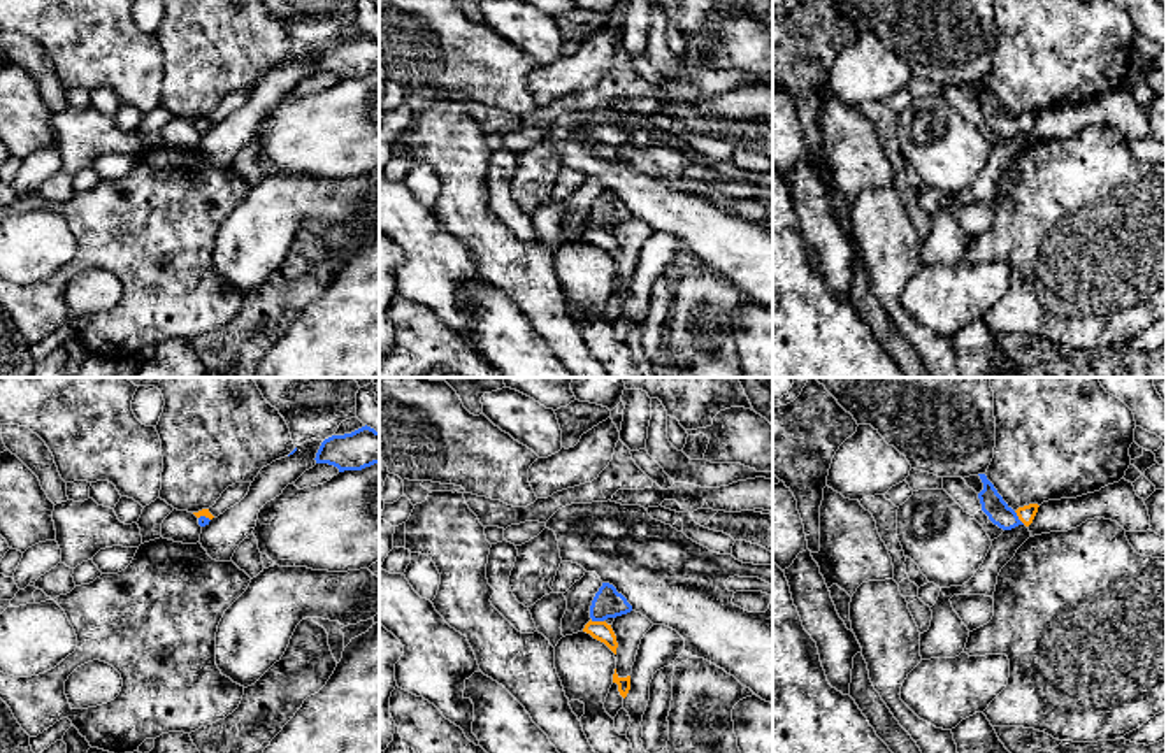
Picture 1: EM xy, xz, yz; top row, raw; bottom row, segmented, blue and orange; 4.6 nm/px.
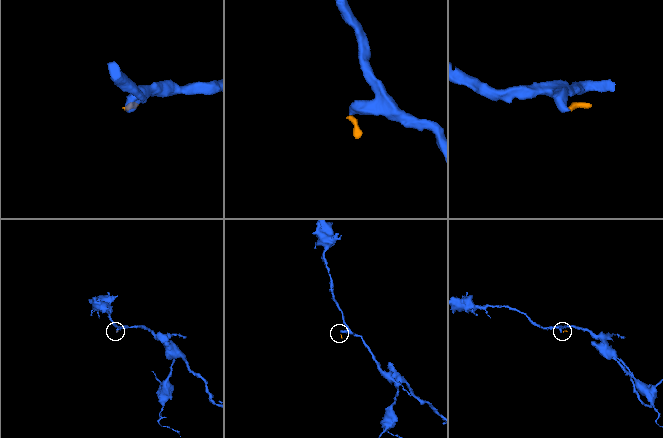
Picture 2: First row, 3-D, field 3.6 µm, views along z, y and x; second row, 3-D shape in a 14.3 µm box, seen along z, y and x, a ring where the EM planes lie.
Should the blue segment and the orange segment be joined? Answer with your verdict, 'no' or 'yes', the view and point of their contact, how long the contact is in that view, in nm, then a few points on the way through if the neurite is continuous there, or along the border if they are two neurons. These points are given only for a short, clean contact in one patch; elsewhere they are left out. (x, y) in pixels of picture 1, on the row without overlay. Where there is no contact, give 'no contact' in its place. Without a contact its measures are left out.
yes | yz (1017, 125) | 80 nm | across yz (993, 111), (1007, 125), (1017, 125), (1026, 121)

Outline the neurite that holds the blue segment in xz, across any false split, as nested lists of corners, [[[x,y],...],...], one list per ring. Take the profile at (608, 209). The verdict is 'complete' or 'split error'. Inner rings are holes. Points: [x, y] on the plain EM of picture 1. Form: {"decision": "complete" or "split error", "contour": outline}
{"decision": "split error", "contour": [[[602,190],[590,212],[592,226],[585,232],[583,239],[604,249],[616,262],[616,242],[606,226],[627,221],[630,218],[632,212],[627,209],[627,205],[618,200],[613,191]]]}

